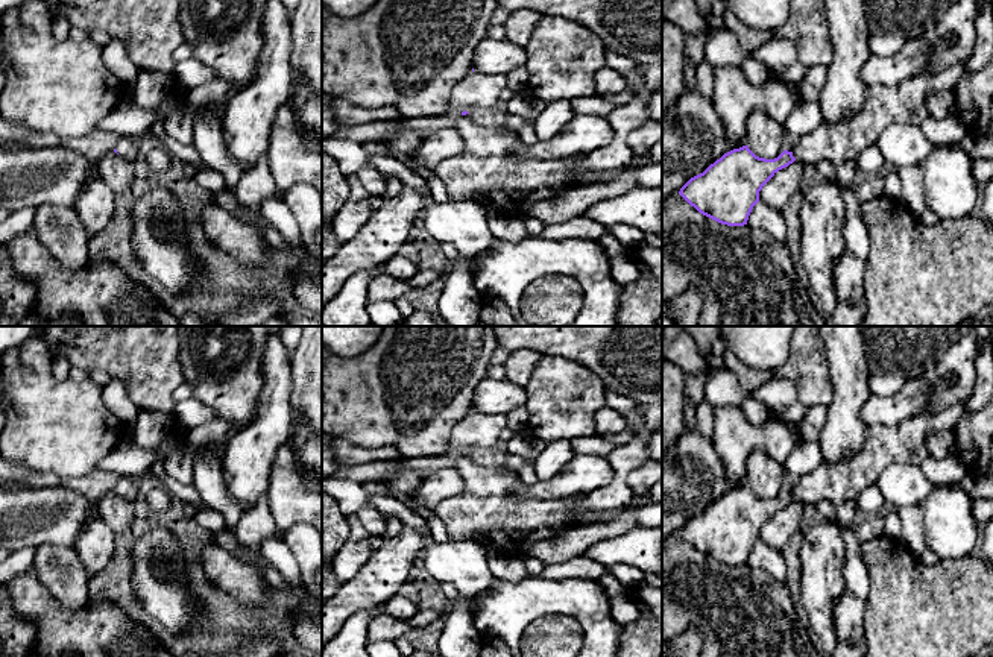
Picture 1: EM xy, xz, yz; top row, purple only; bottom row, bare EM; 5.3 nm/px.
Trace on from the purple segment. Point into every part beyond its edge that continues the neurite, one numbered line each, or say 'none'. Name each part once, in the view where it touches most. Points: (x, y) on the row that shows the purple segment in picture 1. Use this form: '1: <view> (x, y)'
1: yz (843, 141)

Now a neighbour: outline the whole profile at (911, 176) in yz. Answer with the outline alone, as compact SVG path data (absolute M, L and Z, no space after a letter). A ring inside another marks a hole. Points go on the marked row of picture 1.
M902 165L894 168L902 184L900 202L916 215L920 217L926 211L923 197L923 171L919 165Z

